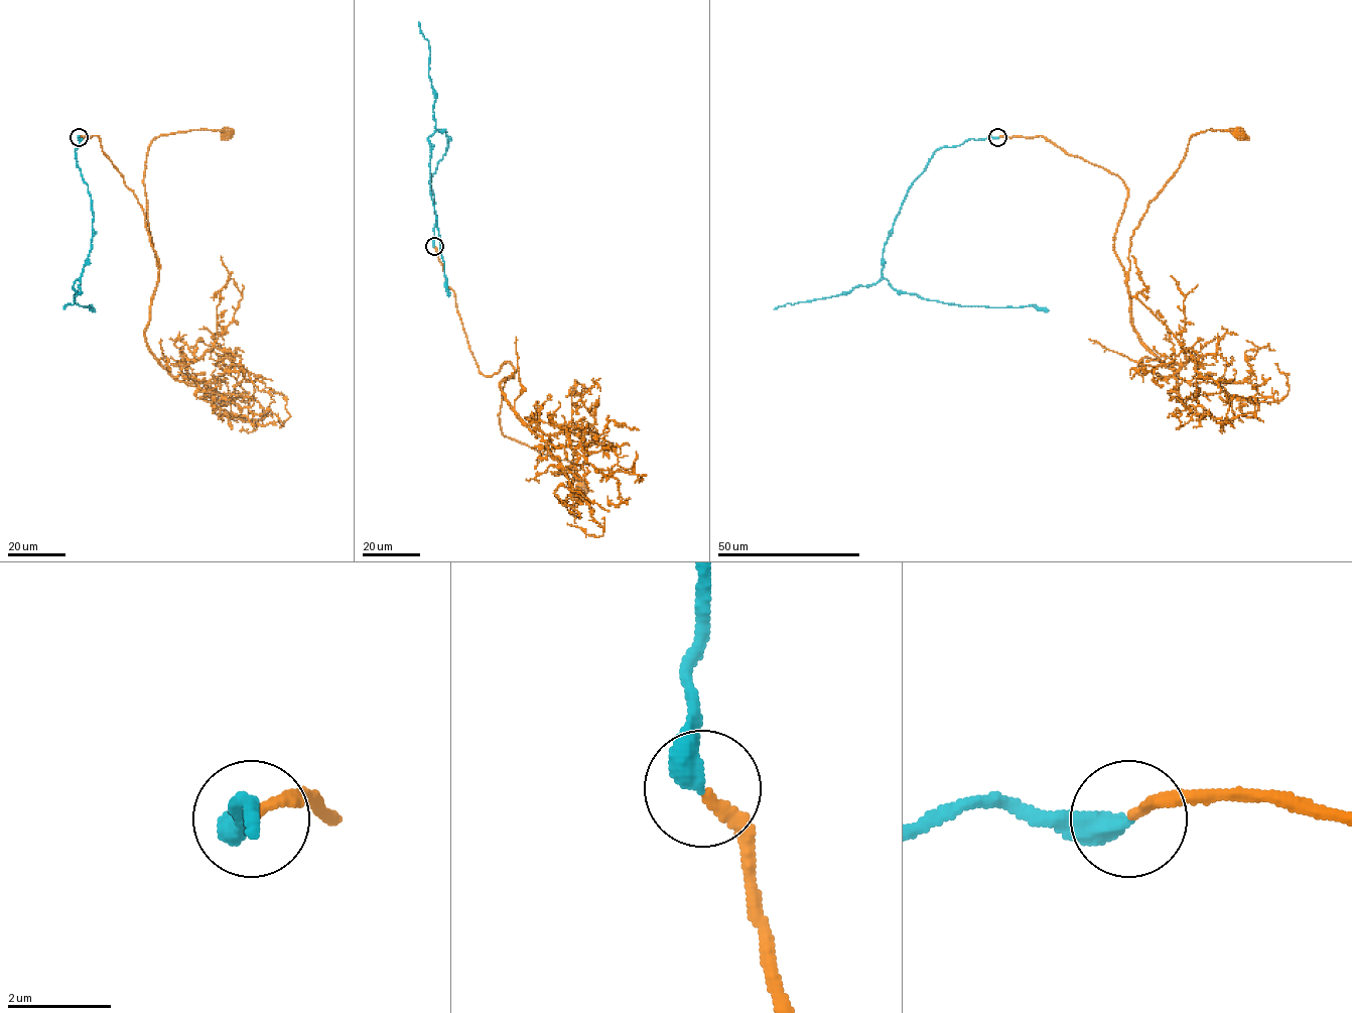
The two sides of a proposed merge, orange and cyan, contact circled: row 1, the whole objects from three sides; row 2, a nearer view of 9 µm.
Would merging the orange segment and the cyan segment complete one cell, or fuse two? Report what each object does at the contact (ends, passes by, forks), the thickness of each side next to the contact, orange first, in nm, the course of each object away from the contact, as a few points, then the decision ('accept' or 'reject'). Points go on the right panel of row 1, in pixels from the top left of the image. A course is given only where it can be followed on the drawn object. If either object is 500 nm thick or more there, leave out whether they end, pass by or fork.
orange ends; cyan ends; calibres 200 and 440 nm; course orange (998, 137), (1043, 136), (1122, 180), (1114, 250), (1127, 276), (1130, 238), (1189, 139), (1237, 132); course cyan (998, 137), (968, 139), (934, 153), (897, 216), (884, 248), (882, 275), (898, 291), (923, 298), (1048, 310); accept

